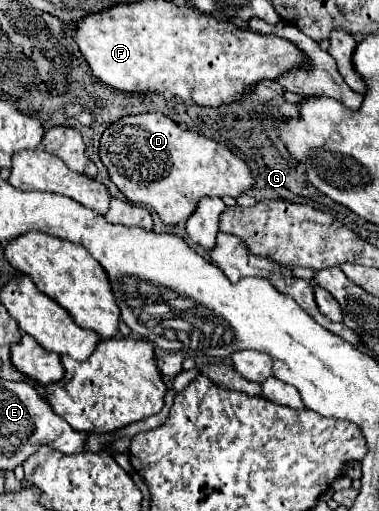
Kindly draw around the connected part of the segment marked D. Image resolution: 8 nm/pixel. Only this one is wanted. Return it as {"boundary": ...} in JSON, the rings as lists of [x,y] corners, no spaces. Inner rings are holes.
{"boundary":[[[141,113],[141,115],[127,115],[117,119],[103,131],[99,153],[117,189],[131,203],[155,209],[165,225],[185,223],[187,217],[195,211],[197,201],[201,197],[207,195],[237,197],[253,187],[253,175],[241,157],[231,153],[223,143],[217,143],[199,133],[177,127],[177,123],[163,113]]]}

